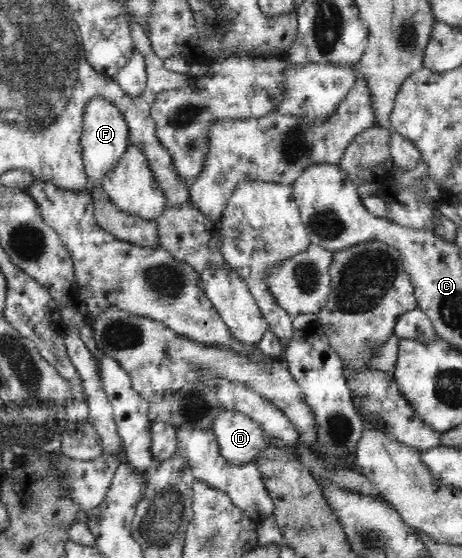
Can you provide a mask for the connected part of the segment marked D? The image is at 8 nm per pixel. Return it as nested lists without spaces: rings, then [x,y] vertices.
[[[221,410],[212,429],[217,436],[221,456],[233,466],[253,462],[271,445],[281,447],[281,441],[265,434],[255,419],[237,411]]]

